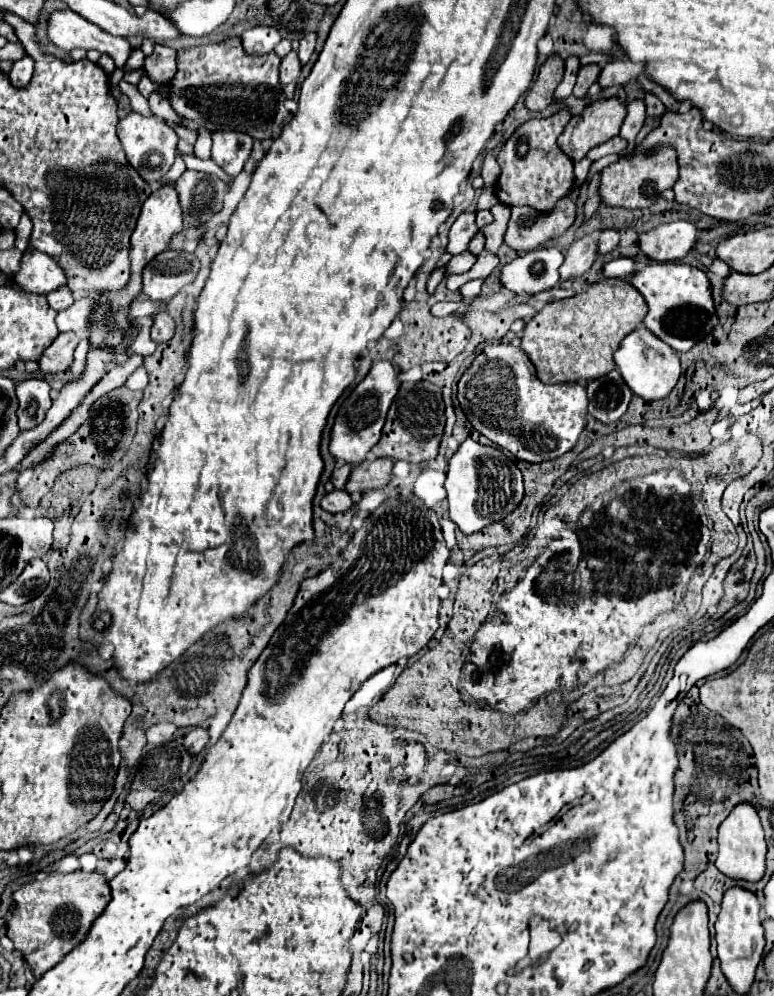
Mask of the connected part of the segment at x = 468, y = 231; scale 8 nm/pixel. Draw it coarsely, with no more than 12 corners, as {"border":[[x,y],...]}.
{"border":[[463,212],[449,230],[447,252],[467,250],[477,232],[475,214]]}

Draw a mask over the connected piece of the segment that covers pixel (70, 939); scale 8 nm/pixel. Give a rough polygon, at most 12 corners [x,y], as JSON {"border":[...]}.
{"border":[[103,874],[13,894],[7,936],[39,980],[109,904]]}

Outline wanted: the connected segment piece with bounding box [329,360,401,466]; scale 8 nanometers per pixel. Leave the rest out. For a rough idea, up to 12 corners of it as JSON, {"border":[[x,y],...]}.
{"border":[[373,364],[343,400],[329,450],[353,466],[381,438],[399,368]]}

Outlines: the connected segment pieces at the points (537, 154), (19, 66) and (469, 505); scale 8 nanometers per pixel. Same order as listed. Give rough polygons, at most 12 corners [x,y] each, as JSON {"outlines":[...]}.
{"outlines":[[[563,108],[501,146],[497,198],[551,210],[573,186]],[[31,56],[17,60],[9,72],[9,80],[23,88],[35,72]],[[467,438],[445,490],[451,520],[475,534],[517,510],[523,474],[501,448]]]}

